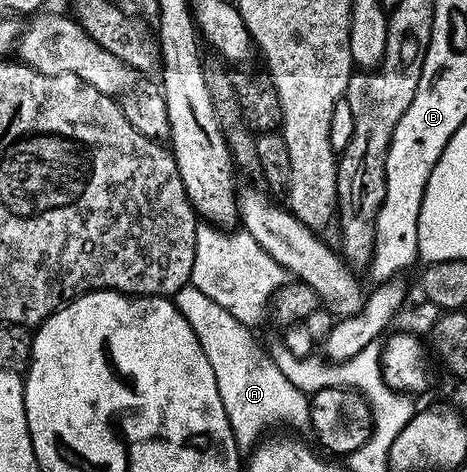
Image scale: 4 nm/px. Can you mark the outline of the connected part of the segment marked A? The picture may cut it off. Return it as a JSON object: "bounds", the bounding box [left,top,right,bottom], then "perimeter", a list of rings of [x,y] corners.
{"bounds":[175,286,310,450],"perimeter":[[[192,286],[180,288],[175,303],[191,330],[195,330],[195,338],[199,338],[211,370],[215,370],[219,398],[223,398],[223,410],[227,410],[227,422],[231,422],[238,448],[249,450],[258,443],[257,424],[273,424],[276,420],[285,424],[309,424],[310,397],[287,380],[266,349],[253,341],[249,333],[252,331],[246,325],[240,324],[219,302],[211,302],[207,294]]]}

